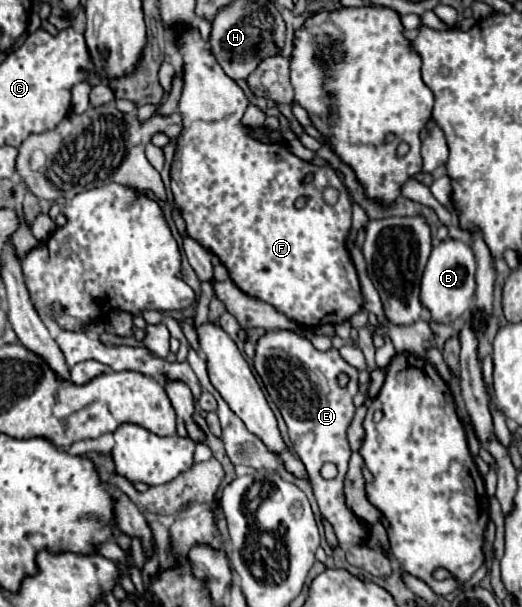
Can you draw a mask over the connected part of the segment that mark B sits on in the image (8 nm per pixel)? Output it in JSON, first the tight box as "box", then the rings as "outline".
{"box":[420,239,476,325],"outline":[[[446,239],[432,249],[420,285],[420,301],[430,311],[436,323],[452,325],[458,317],[462,317],[472,309],[474,291],[476,291],[474,275],[476,275],[476,257],[472,247],[464,245],[462,241]]]}

